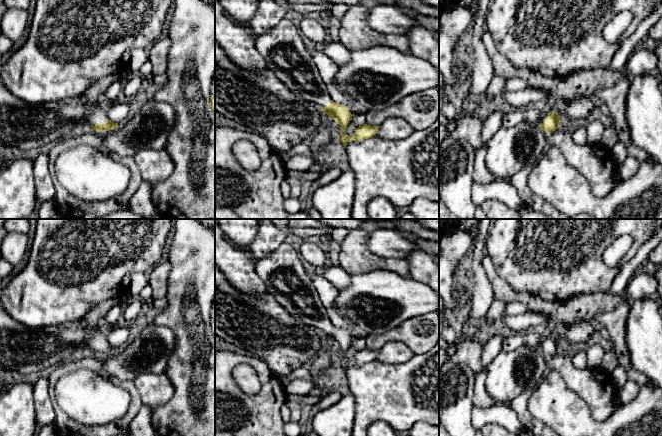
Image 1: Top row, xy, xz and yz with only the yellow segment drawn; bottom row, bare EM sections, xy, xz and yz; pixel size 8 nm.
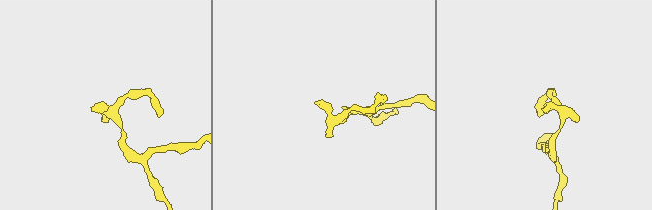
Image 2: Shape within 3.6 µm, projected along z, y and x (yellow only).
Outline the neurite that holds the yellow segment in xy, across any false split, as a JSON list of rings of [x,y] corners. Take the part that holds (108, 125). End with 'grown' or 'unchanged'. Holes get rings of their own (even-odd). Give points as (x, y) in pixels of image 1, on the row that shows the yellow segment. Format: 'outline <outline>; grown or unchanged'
outline [[[97,103],[86,112],[80,129],[106,132],[117,127],[118,123],[113,123]]]; grown

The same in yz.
outline [[[555,111],[544,113],[543,117],[540,120],[540,126],[547,134],[550,134],[557,130],[560,123],[560,115]]]; grown

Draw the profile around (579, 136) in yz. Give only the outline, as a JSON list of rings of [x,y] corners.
[[[579,127],[574,132],[572,132],[572,138],[576,144],[586,144],[587,143],[586,127]]]

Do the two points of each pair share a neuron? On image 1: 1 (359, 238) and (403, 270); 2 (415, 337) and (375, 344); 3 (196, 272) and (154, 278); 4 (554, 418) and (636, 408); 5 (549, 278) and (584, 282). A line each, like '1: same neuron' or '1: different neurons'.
1: same neuron
2: same neuron
3: different neurons
4: same neuron
5: same neuron

